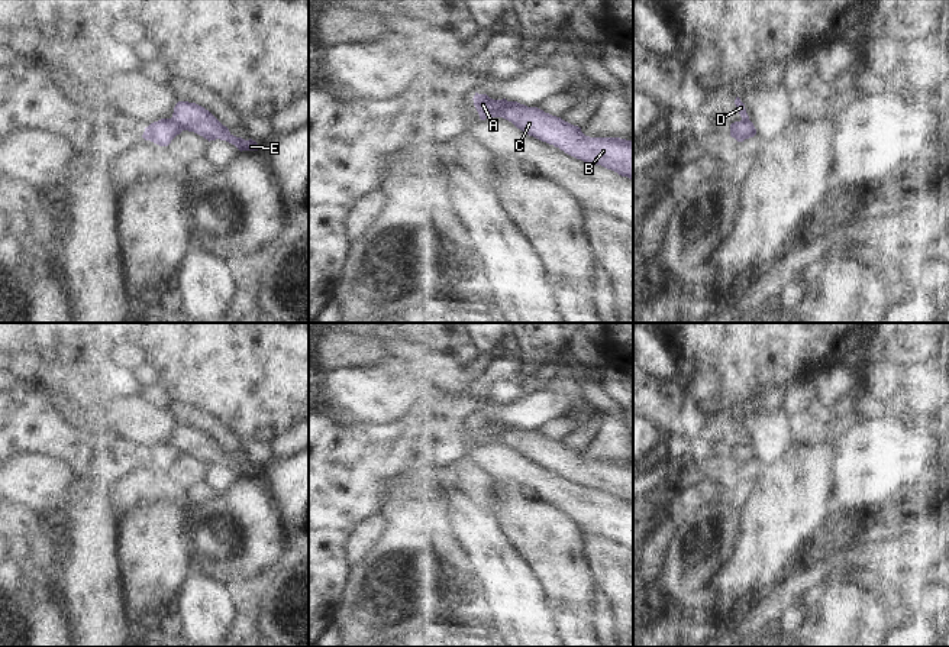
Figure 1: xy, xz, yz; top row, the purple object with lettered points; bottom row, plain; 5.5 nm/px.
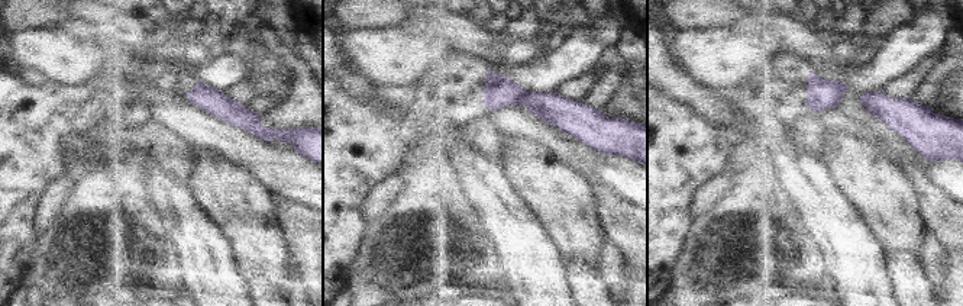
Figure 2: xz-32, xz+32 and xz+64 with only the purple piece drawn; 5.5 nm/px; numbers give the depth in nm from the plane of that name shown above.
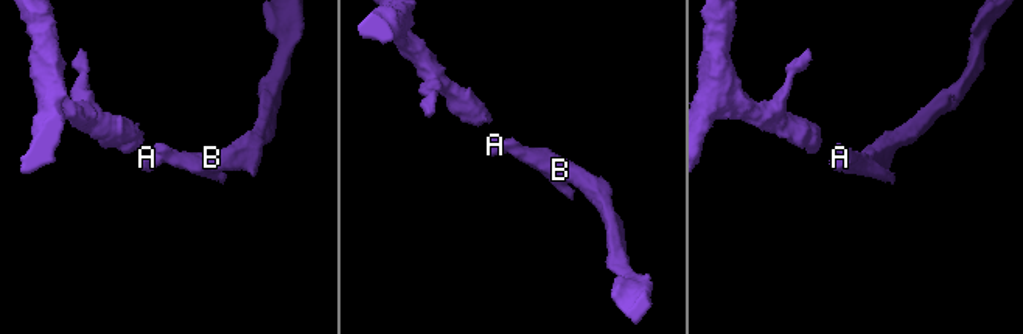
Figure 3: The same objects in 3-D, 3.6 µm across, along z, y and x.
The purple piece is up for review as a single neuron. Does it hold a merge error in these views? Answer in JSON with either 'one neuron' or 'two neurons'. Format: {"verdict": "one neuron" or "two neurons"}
{"verdict": "two neurons"}

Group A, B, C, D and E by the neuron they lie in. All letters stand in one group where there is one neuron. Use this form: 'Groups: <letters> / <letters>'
Groups: A / B C D E

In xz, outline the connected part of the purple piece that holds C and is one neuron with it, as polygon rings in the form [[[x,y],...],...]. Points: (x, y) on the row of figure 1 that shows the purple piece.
[[[509,101],[500,117],[588,165],[601,165],[633,179],[633,140],[585,136],[581,127],[517,101]]]

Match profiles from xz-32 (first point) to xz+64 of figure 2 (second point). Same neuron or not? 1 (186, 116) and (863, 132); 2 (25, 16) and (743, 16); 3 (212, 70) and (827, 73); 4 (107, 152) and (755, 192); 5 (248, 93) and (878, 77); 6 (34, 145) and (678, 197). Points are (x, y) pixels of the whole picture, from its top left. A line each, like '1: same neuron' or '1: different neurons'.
1: same neuron
2: same neuron
3: different neurons
4: same neuron
5: different neurons
6: same neuron

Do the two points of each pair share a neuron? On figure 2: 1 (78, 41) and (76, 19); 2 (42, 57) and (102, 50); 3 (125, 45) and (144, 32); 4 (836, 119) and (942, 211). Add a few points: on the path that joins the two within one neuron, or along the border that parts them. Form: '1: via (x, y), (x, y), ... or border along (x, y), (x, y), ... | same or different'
1: border along (94, 22), (71, 26), (42, 26) | different
2: via (57, 54), (87, 51) | same
3: border along (104, 22), (126, 28), (141, 45) | different
4: border along (839, 106), (876, 132), (891, 148) | different

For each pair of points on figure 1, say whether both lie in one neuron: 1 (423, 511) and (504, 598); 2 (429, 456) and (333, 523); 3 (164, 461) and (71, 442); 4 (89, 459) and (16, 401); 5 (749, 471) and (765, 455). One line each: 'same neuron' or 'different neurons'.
1: different neurons
2: same neuron
3: same neuron
4: same neuron
5: different neurons

